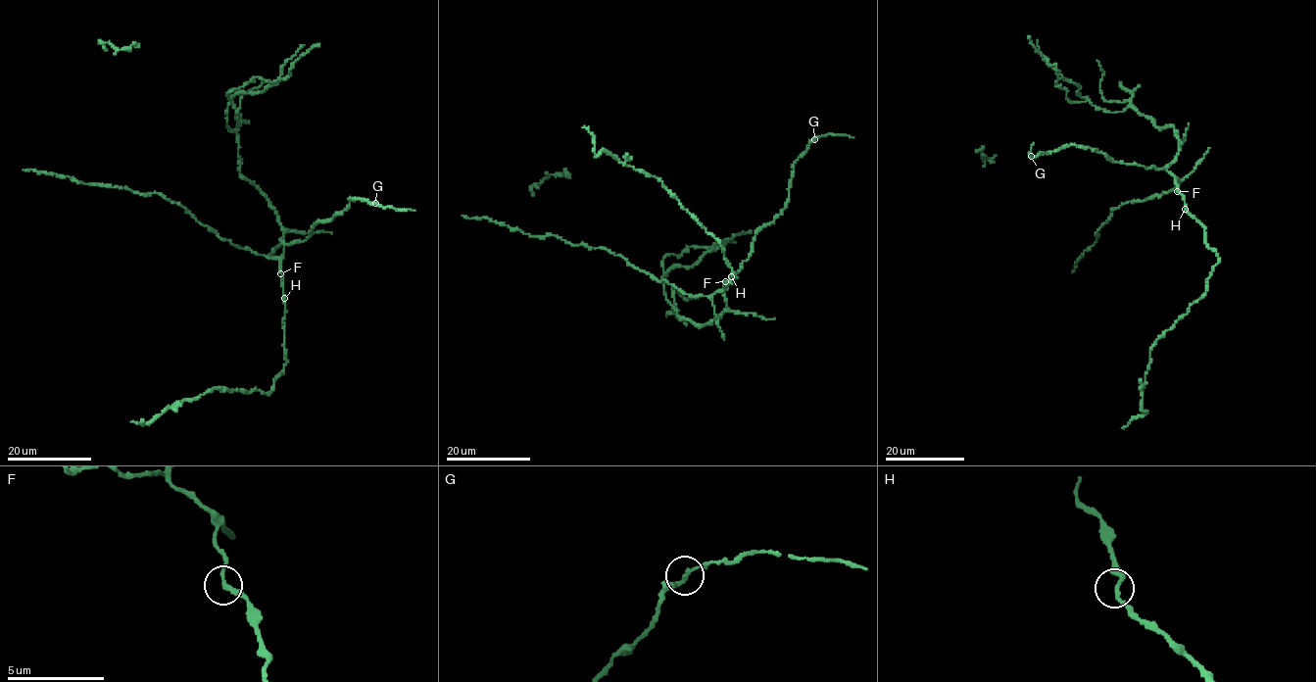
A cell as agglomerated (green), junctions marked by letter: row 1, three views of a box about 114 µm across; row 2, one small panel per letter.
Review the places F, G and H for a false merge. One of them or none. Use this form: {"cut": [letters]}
{"cut": []}

